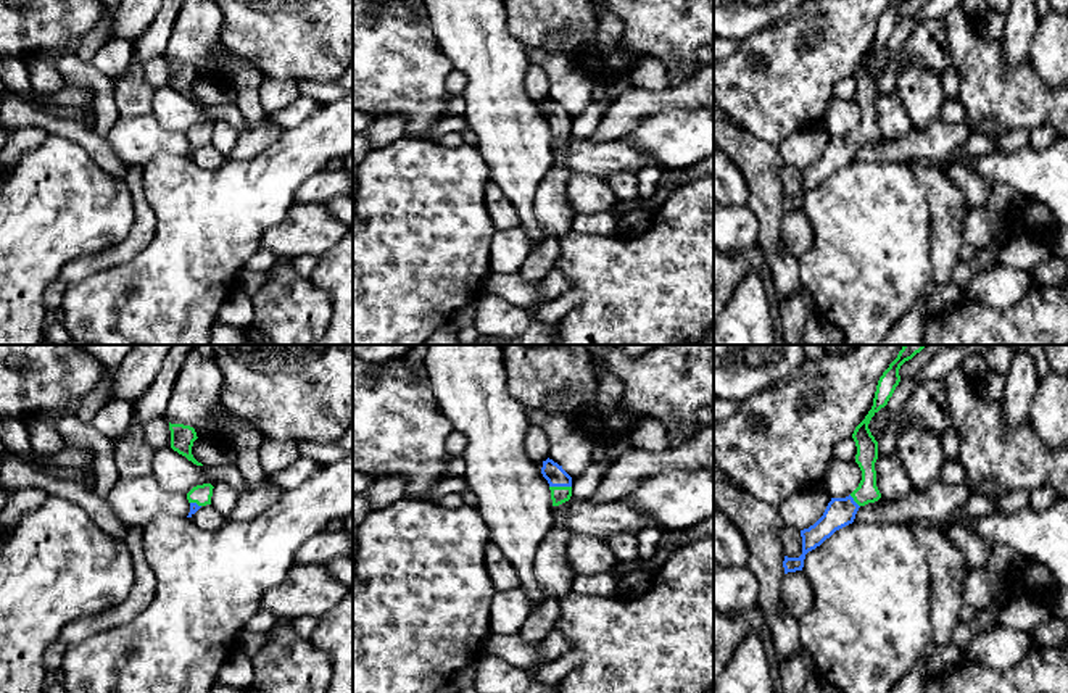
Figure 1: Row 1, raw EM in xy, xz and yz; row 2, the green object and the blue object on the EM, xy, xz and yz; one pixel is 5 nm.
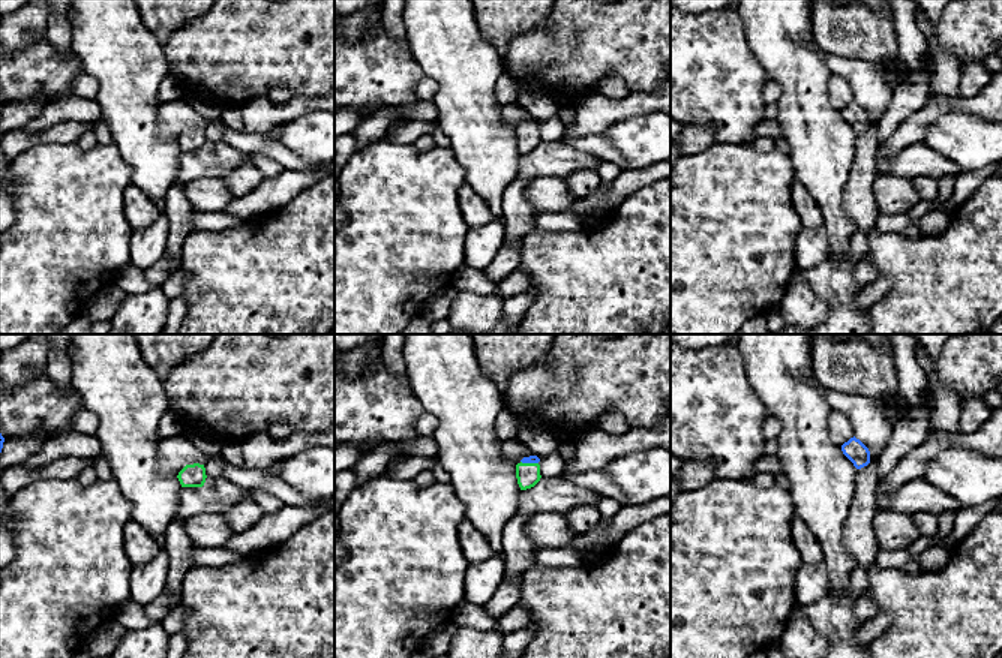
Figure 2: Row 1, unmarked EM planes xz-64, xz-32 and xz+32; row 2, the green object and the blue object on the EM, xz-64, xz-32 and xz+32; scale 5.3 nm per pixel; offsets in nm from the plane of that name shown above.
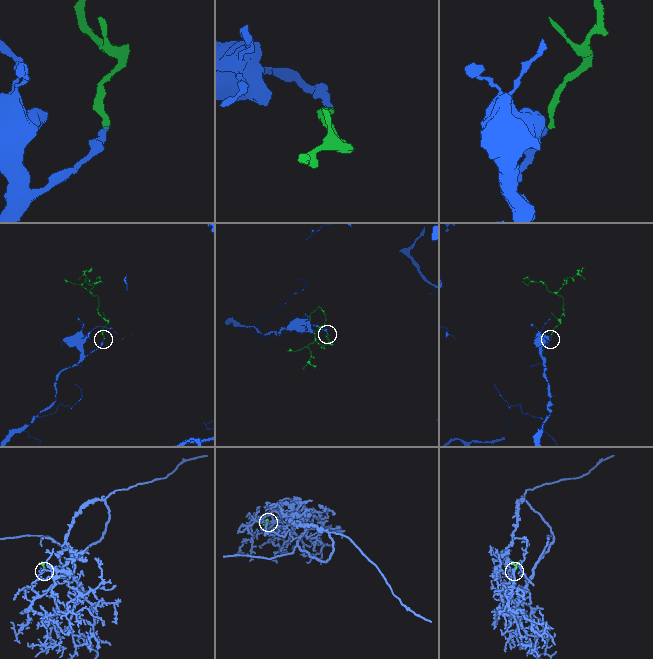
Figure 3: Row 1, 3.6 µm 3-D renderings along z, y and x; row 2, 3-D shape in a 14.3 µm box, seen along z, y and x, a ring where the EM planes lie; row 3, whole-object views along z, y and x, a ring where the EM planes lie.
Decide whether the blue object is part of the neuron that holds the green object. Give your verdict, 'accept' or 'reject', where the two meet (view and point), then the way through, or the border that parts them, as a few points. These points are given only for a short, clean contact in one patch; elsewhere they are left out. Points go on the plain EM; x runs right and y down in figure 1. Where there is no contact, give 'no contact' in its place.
accept; meets green in xz at (561, 126); runs through xz (559, 134), (561, 126), (553, 112)

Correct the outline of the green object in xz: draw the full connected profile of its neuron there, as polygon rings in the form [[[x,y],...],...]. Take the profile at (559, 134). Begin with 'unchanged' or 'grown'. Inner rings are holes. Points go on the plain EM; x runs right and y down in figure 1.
grown; [[[553,98],[543,100],[543,116],[549,122],[553,145],[559,145],[572,135],[572,116]]]

